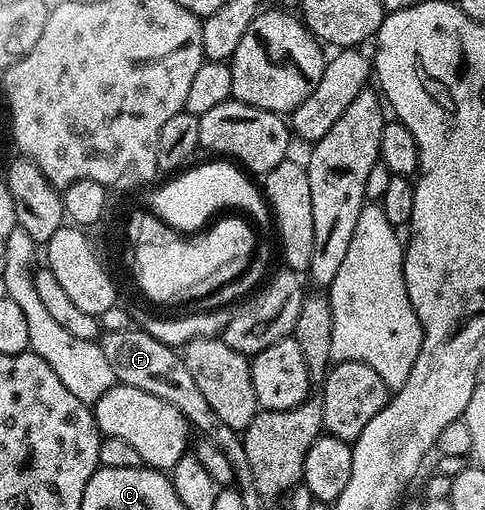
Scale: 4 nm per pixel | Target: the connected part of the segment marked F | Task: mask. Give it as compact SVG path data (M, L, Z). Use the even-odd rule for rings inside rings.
M131 328L122 332L108 332L105 331L98 340L98 345L103 350L103 355L109 361L110 366L114 369L114 374L117 381L128 387L139 388L144 392L149 392L150 395L158 396L159 399L166 400L167 403L172 404L180 411L189 422L189 425L196 431L200 432L201 437L210 440L215 447L219 448L222 456L230 463L230 468L234 469L236 475L240 476L248 474L250 470L250 462L246 457L246 448L244 446L243 437L237 430L227 427L225 423L217 415L210 404L206 401L206 396L198 389L198 384L192 379L190 372L187 371L186 364L183 357L171 346L162 344L154 336L143 330L143 328Z

